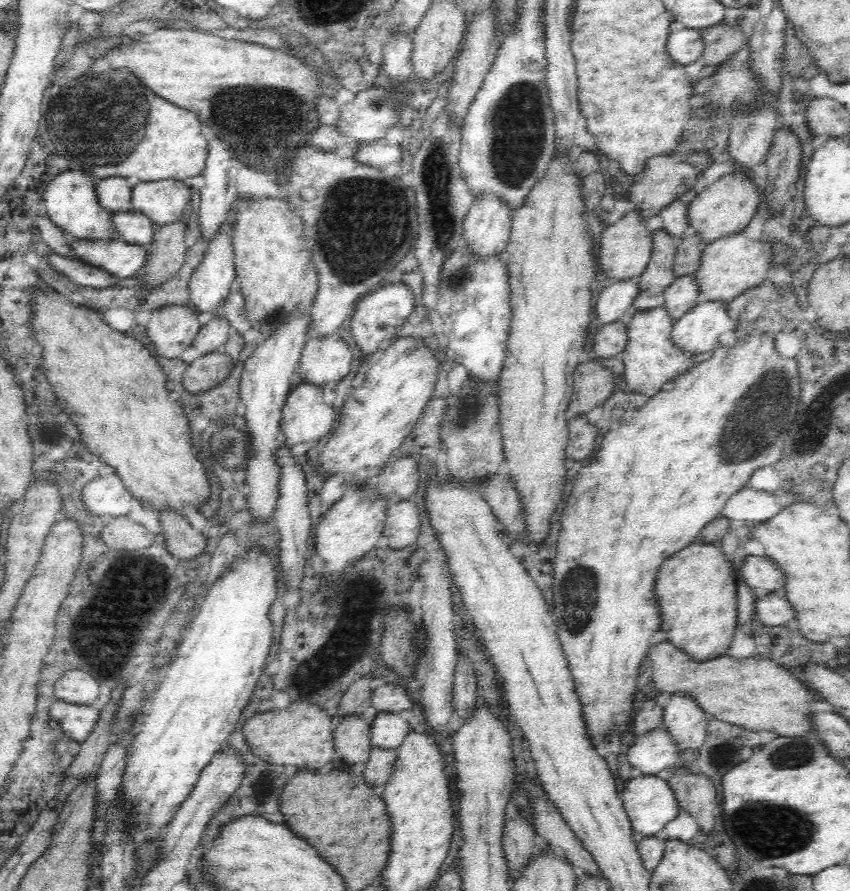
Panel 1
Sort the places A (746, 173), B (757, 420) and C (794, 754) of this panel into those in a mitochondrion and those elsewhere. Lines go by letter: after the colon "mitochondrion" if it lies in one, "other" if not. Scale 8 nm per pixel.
A: other
B: mitochondrion
C: mitochondrion

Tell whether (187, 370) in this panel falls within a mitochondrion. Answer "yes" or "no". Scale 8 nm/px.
no

